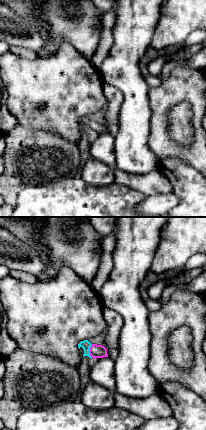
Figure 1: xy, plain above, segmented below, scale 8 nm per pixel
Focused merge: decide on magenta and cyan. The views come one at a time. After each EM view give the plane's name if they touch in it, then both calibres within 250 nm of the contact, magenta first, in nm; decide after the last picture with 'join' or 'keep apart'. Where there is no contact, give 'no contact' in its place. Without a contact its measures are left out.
meets magenta in xy; 110 nm thick on the magenta side, 70 nm on the other

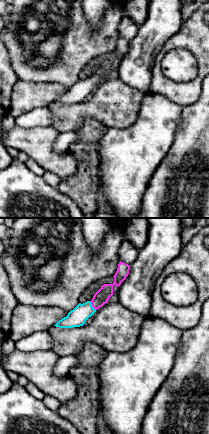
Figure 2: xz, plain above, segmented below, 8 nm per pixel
meets magenta in xz; 120 nm thick on the magenta side, 150 nm on the other

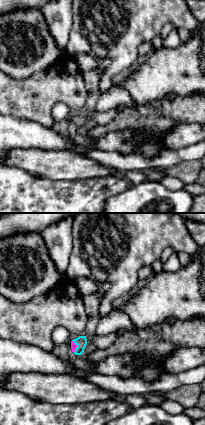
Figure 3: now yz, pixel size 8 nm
meets magenta in yz; 50 nm thick on the magenta side, 90 nm on the other

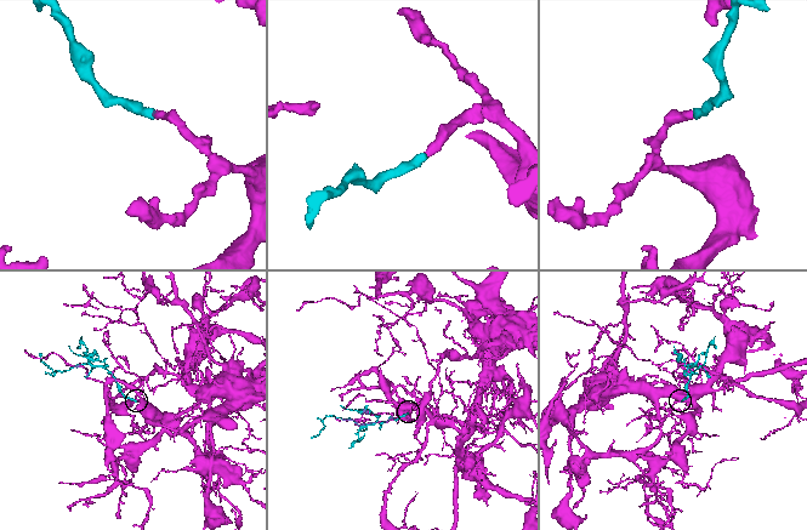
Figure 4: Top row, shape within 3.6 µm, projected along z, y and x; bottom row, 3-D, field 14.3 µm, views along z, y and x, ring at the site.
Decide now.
join

